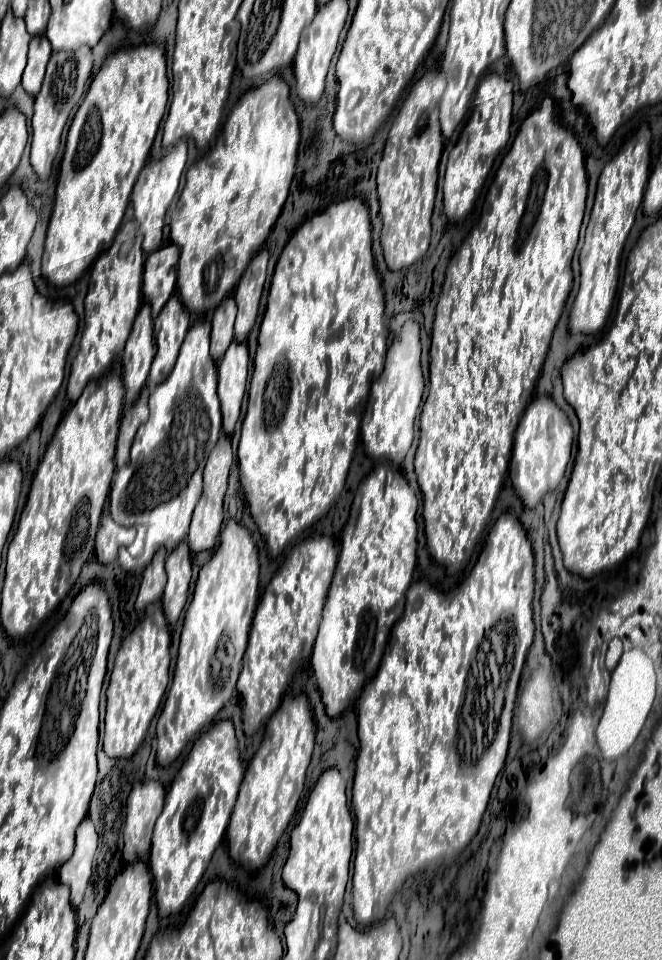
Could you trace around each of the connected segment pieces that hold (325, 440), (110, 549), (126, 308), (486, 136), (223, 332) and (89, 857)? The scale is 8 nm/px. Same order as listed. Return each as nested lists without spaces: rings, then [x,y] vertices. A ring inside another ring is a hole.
[[[349,197],[349,199],[337,201],[337,203],[329,205],[329,209],[325,209],[323,213],[319,213],[319,215],[311,217],[309,221],[305,221],[291,235],[291,239],[287,241],[287,245],[285,245],[285,249],[283,249],[277,265],[275,265],[275,273],[273,273],[271,287],[269,287],[267,309],[265,309],[265,315],[263,315],[261,327],[259,327],[259,337],[257,337],[259,345],[257,345],[255,363],[253,363],[253,377],[251,377],[251,385],[249,385],[249,403],[247,403],[247,415],[245,415],[243,429],[241,429],[241,441],[239,441],[237,459],[239,459],[239,471],[241,471],[239,475],[241,475],[241,487],[245,491],[245,499],[249,503],[251,515],[257,519],[259,531],[267,539],[267,547],[269,547],[269,553],[273,557],[279,555],[285,549],[285,545],[297,533],[301,533],[305,527],[309,527],[317,519],[321,519],[331,509],[331,505],[335,503],[337,495],[341,493],[341,489],[345,485],[349,463],[351,463],[351,457],[353,457],[355,445],[357,445],[363,403],[367,399],[369,385],[371,385],[373,377],[381,375],[381,369],[383,369],[383,363],[385,363],[387,325],[383,321],[383,315],[385,315],[385,301],[383,301],[381,279],[379,279],[379,275],[375,271],[373,253],[371,253],[369,209],[367,209],[367,205],[365,205],[365,201],[361,197]]]
[[[105,509],[95,539],[95,557],[99,559],[99,563],[111,563],[117,559],[117,549],[125,543],[131,543],[133,539],[135,539],[135,529],[125,529],[117,525],[109,517],[109,511]]]
[[[127,221],[119,227],[109,251],[105,251],[91,269],[89,293],[85,297],[85,331],[81,335],[79,353],[73,361],[67,383],[67,399],[71,403],[77,401],[77,397],[91,379],[107,371],[113,357],[119,355],[125,347],[133,319],[141,307],[141,275],[145,263],[141,241],[143,237],[137,223]]]
[[[489,73],[483,77],[483,81],[477,87],[475,99],[473,99],[473,111],[459,135],[457,145],[449,153],[447,171],[445,171],[445,185],[443,185],[443,205],[445,215],[449,221],[461,221],[471,211],[487,173],[493,167],[493,161],[497,153],[507,145],[509,141],[509,129],[511,129],[511,81],[497,73]]]
[[[229,295],[213,313],[213,329],[211,329],[211,355],[215,361],[223,357],[229,343],[233,341],[233,321],[235,321],[235,299]]]
[[[87,817],[77,827],[75,851],[73,851],[71,859],[65,861],[59,869],[59,881],[71,887],[71,905],[73,907],[77,907],[81,903],[85,889],[89,885],[91,871],[93,871],[93,859],[95,859],[95,851],[97,851],[97,841],[99,841],[99,835],[95,831],[95,825]]]

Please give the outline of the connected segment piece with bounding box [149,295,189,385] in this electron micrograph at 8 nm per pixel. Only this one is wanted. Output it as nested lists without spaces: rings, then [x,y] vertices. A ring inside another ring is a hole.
[[[173,295],[161,313],[155,319],[155,343],[157,343],[157,355],[151,365],[149,383],[157,385],[165,381],[175,365],[179,347],[183,343],[183,337],[189,329],[189,311],[181,303],[177,295]]]

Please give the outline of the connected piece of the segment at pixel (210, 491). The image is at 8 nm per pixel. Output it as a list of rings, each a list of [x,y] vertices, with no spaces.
[[[223,433],[213,449],[213,453],[209,453],[207,465],[205,465],[205,473],[203,473],[203,495],[193,511],[193,519],[191,519],[191,527],[189,527],[189,547],[191,553],[199,553],[199,551],[207,551],[213,549],[217,543],[217,535],[221,529],[221,521],[223,521],[223,497],[227,491],[227,481],[229,481],[229,473],[231,473],[231,463],[233,463],[233,453],[231,453],[231,441],[229,437]]]

